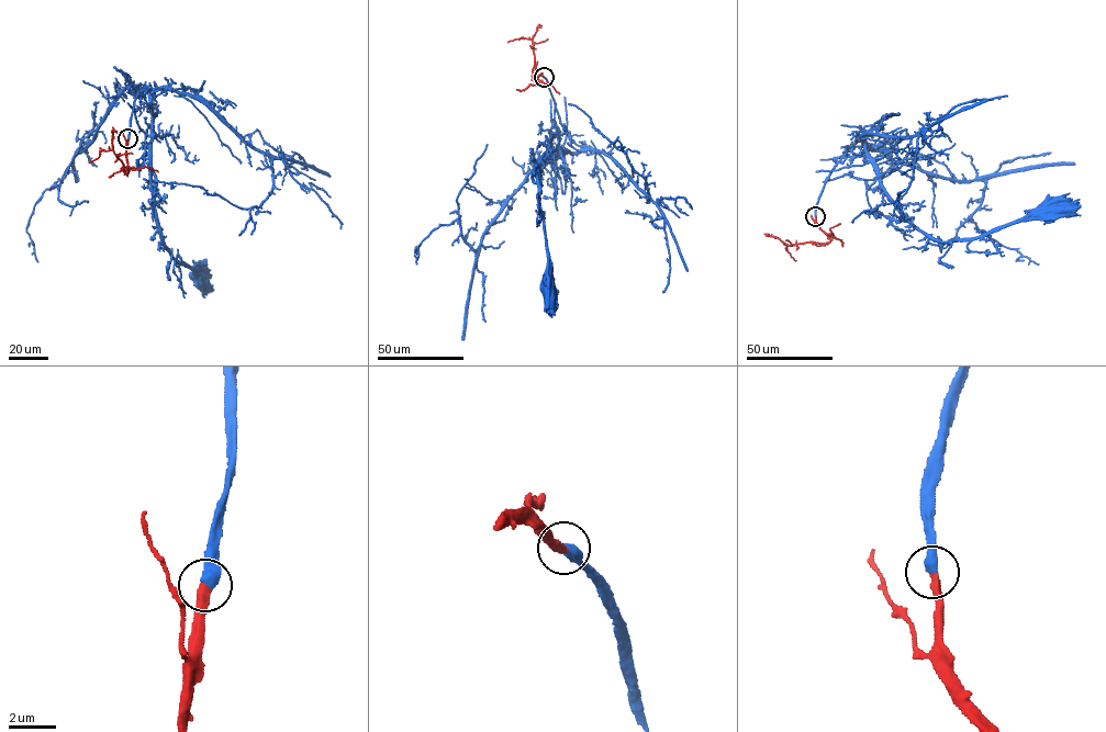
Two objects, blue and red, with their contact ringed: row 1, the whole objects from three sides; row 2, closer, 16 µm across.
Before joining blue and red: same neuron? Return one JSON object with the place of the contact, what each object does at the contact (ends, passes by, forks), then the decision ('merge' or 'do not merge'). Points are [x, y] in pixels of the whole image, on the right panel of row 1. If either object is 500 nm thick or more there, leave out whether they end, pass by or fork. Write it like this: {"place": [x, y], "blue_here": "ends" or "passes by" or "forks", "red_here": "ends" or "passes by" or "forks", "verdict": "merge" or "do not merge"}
{"place": [815, 216], "blue_here": "ends", "red_here": "ends", "verdict": "merge"}

